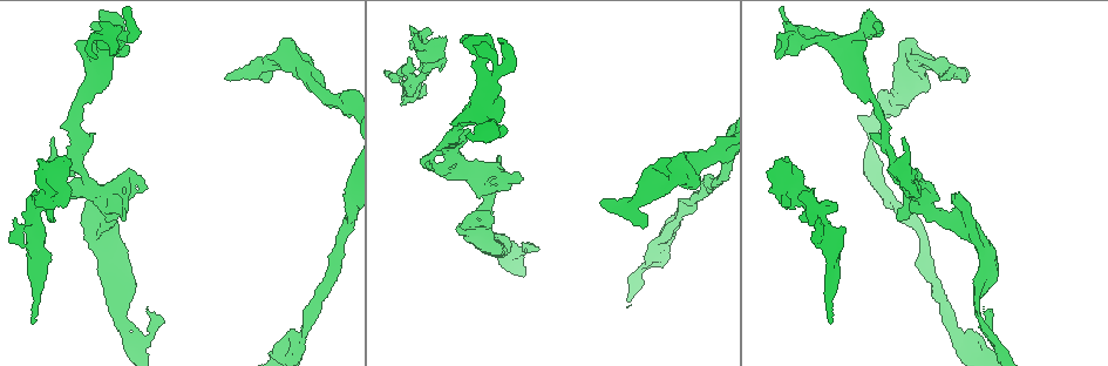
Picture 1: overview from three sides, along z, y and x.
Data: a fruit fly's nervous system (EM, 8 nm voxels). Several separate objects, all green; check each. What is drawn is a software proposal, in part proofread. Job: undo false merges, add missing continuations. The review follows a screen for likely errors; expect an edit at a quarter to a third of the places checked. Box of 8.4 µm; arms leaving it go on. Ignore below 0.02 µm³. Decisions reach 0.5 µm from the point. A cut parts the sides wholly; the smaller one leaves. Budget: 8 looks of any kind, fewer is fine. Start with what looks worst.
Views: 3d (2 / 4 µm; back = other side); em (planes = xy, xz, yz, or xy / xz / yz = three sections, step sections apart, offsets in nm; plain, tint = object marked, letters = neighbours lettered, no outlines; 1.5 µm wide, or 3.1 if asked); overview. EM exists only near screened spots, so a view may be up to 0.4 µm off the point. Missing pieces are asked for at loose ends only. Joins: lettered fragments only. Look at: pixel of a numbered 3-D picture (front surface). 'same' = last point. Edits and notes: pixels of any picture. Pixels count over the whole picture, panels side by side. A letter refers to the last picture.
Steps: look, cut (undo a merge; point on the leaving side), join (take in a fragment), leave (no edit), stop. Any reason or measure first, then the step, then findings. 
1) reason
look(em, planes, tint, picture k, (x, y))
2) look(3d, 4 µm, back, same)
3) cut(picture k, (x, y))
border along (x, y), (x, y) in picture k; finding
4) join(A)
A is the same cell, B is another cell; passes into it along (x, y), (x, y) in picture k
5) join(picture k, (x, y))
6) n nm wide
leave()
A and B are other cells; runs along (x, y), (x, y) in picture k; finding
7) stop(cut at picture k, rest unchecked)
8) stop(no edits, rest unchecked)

an open end
look(3d, 4 µm, back, picture 1, (444, 38))

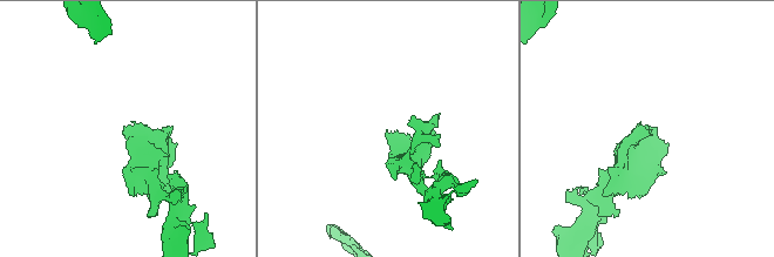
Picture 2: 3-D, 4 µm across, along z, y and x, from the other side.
look(em, xy, step 8, tint, picture 2, (387, 135))

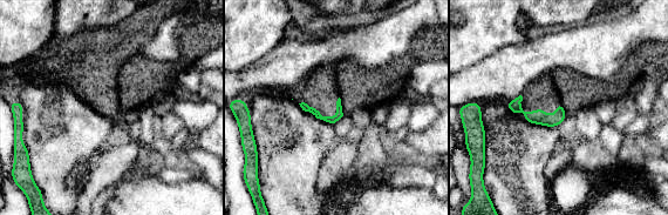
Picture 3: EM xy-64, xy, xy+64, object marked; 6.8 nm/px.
look(em, xy, step 8, letters, same)

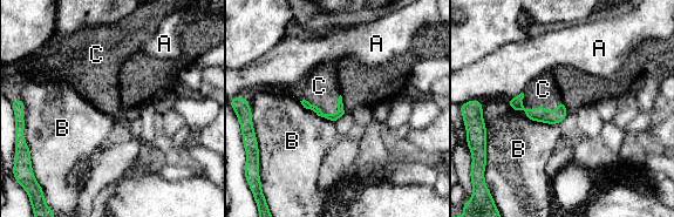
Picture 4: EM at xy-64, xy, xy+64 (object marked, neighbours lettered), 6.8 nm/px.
join(picture 4, (543, 89))
C is the same cell, A and B are other cells; passes into it along (540, 114), (542, 104), (543, 89) in picture 4; it goes on there

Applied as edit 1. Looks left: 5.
look(overview)

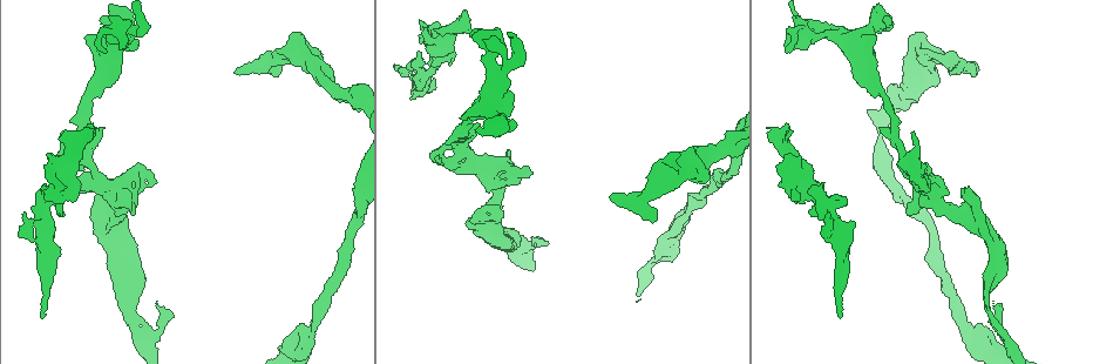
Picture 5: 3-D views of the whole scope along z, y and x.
thick turns thin
look(em, yz, step 4, tint, picture 5, (135, 30))

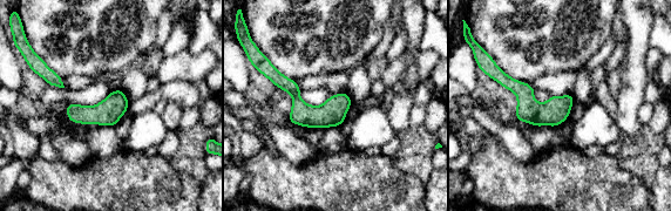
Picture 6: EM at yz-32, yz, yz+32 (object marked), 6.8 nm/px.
what lies round it
look(em, yz, step 4, letters, same)

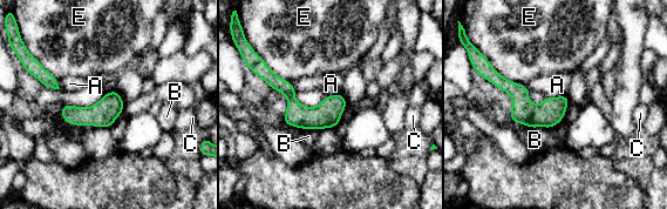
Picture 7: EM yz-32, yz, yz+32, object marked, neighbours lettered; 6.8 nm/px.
180 nm wide
leave()
A, B, C and E are other cells; runs along (267, 79), (307, 118), (337, 119) in picture 7; continuous, no second cell

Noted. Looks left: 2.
look(em, planes, letters, picture 5, (988, 290))

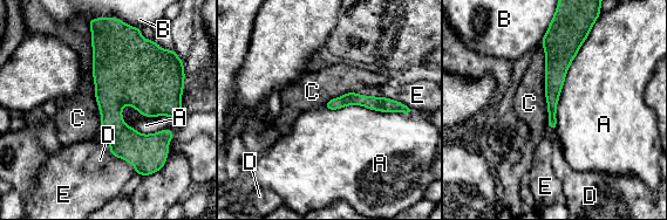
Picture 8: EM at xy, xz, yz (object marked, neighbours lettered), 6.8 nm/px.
leave()
A, B, C, D and E are other cells; border along (121, 107), (143, 116), (182, 115) in picture 8; none of them fits

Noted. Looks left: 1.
stop(join at picture 4, rest unchecked)

